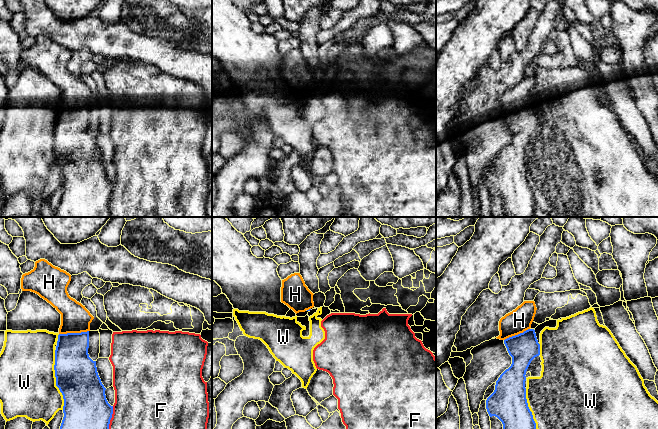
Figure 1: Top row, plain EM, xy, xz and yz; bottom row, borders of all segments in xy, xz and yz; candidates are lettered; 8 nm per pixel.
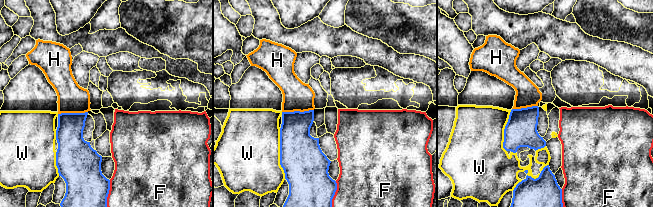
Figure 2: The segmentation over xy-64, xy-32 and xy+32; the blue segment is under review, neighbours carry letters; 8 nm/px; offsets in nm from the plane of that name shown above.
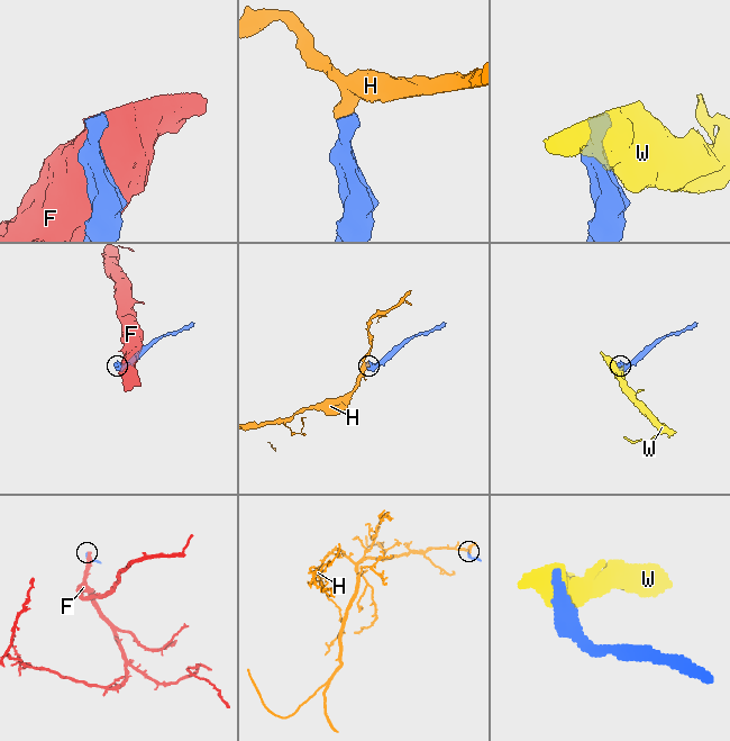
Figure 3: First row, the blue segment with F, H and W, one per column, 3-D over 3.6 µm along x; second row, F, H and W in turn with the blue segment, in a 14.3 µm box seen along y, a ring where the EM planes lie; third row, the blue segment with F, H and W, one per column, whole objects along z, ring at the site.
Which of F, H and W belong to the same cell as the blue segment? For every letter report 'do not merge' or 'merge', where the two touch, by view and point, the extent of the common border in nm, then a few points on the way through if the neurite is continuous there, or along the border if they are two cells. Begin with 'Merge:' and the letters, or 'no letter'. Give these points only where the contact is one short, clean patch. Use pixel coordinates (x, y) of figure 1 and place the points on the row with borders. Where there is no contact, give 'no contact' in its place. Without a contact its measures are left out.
Merge: H
F: do not merge; meets blue in xy at (111, 417); contact 190 nm long
H: merge; meets blue in xy at (73, 333); contact 240 nm long; runs through xy (72, 362), (73, 333), (75, 318)
W: do not merge; meets blue in xy at (56, 380); contact 480 nm long

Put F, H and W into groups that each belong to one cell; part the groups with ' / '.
F / H / W

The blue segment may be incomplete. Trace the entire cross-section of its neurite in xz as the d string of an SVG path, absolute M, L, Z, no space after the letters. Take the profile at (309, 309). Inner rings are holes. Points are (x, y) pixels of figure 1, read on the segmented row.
M294 273L282 280L281 302L296 314L310 311L314 307L313 293L305 285L300 273Z

